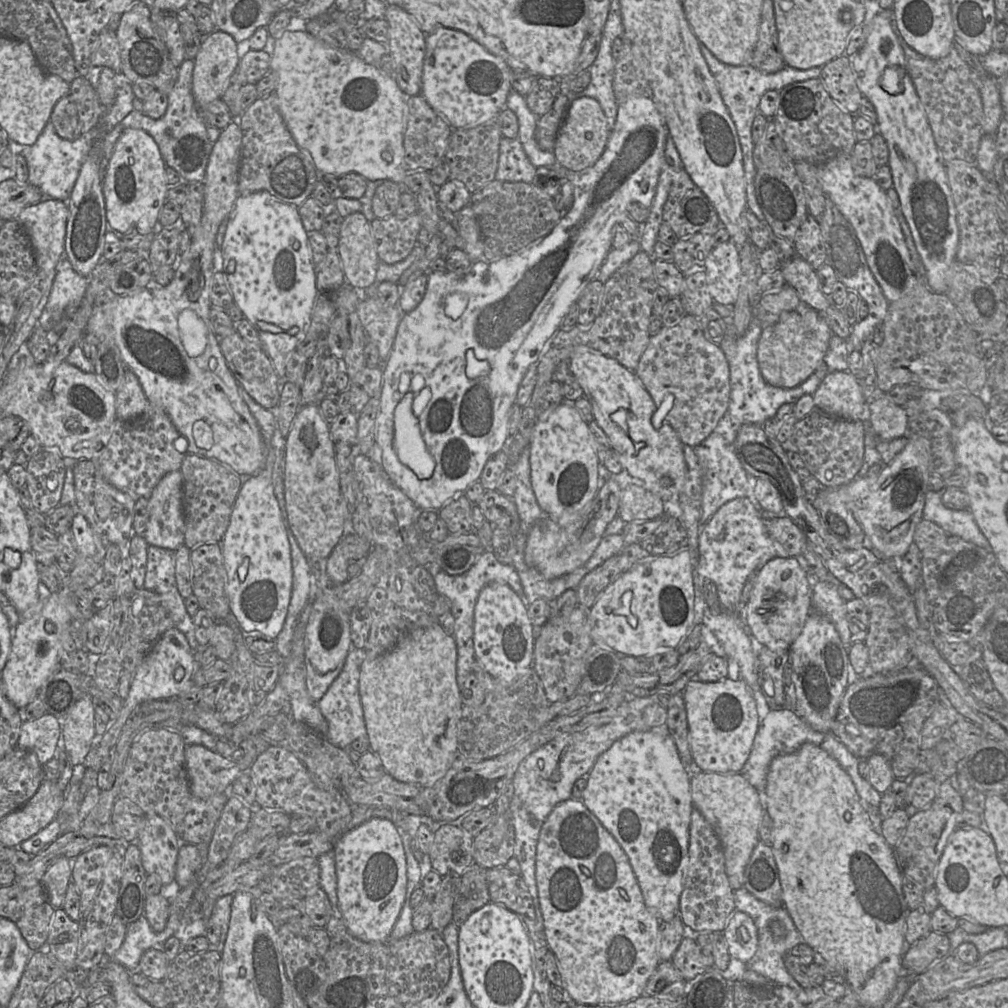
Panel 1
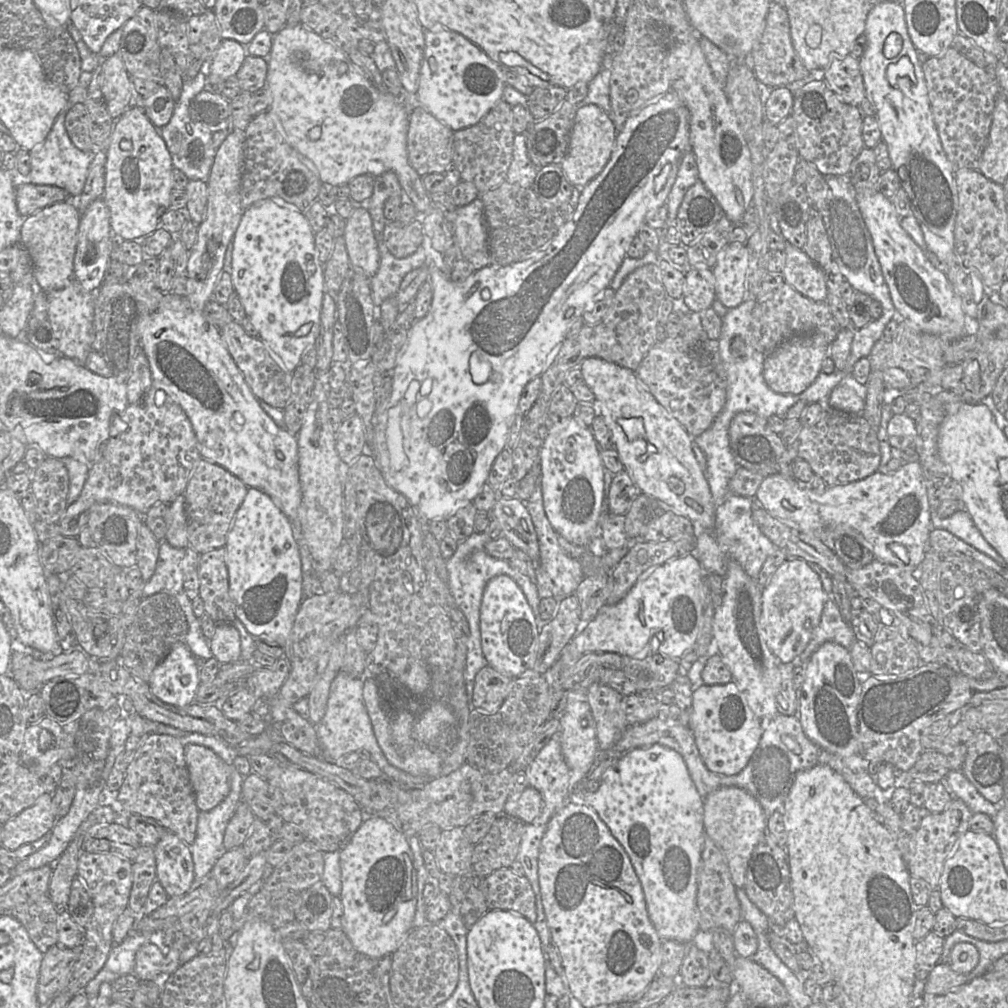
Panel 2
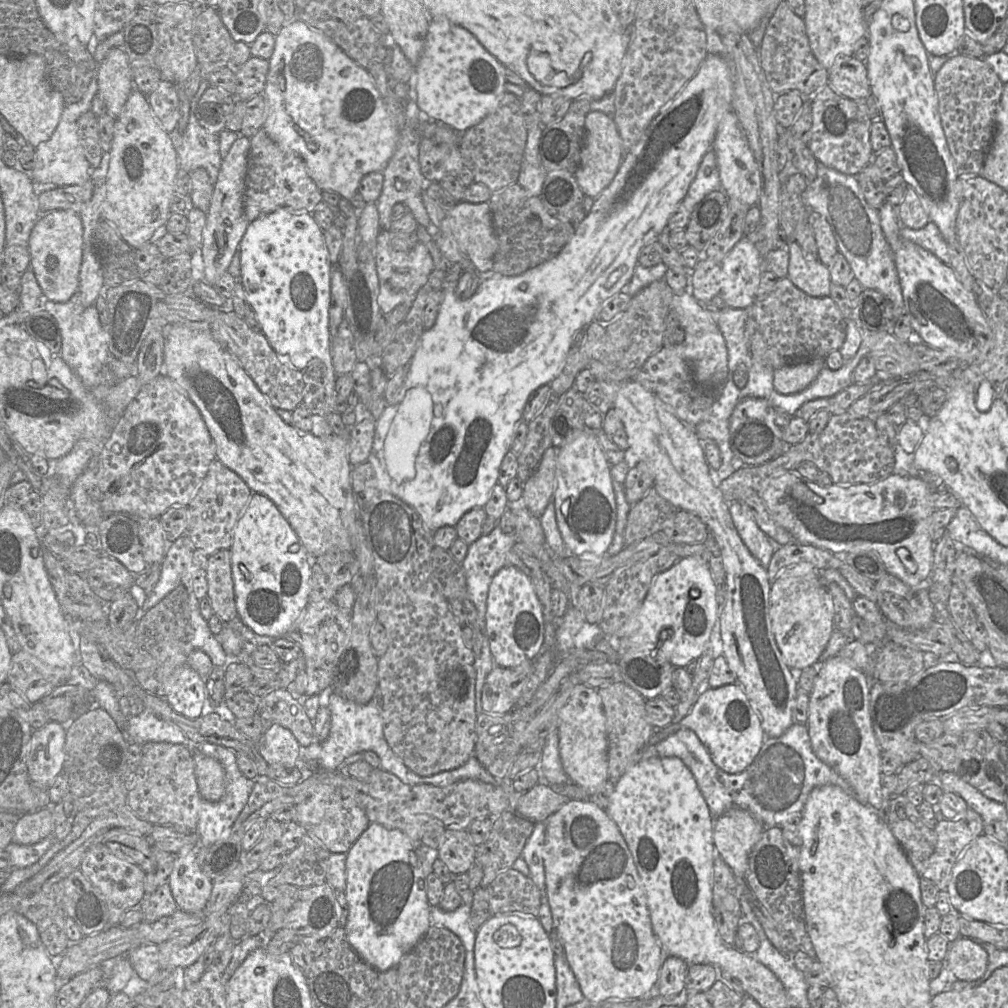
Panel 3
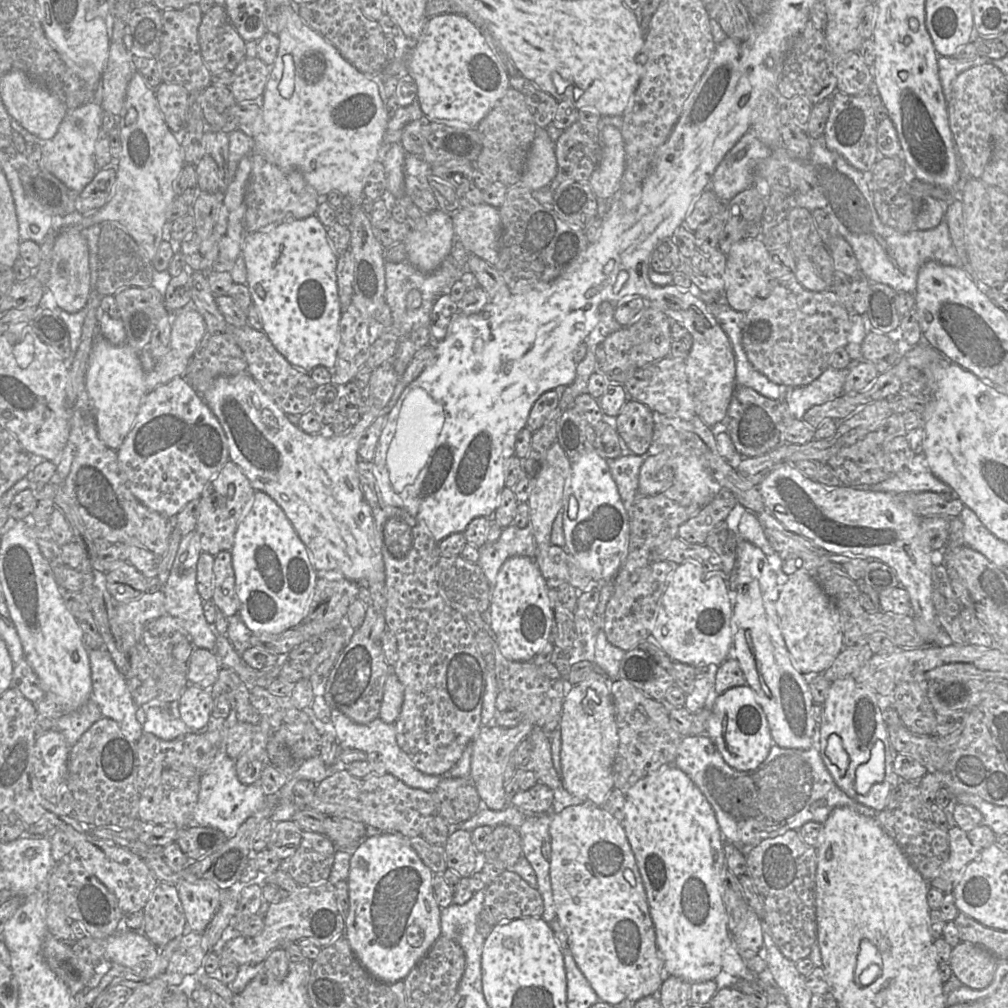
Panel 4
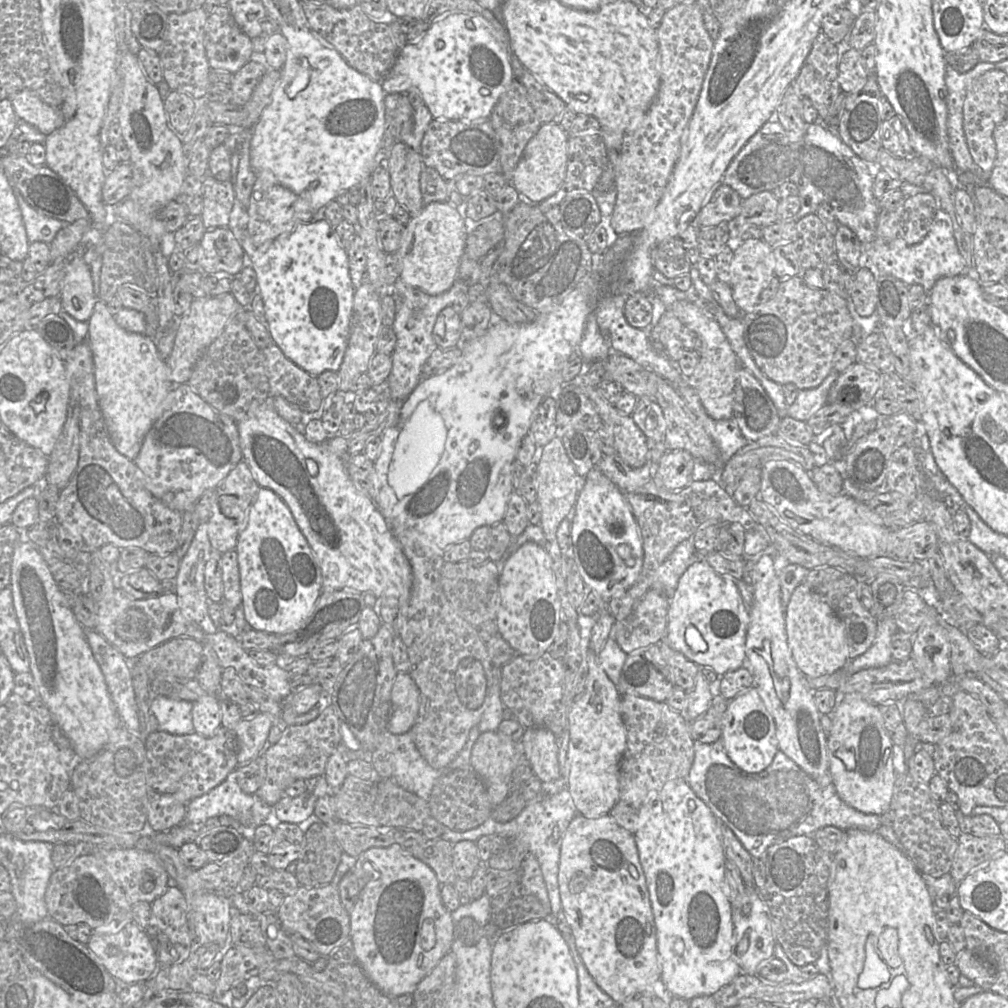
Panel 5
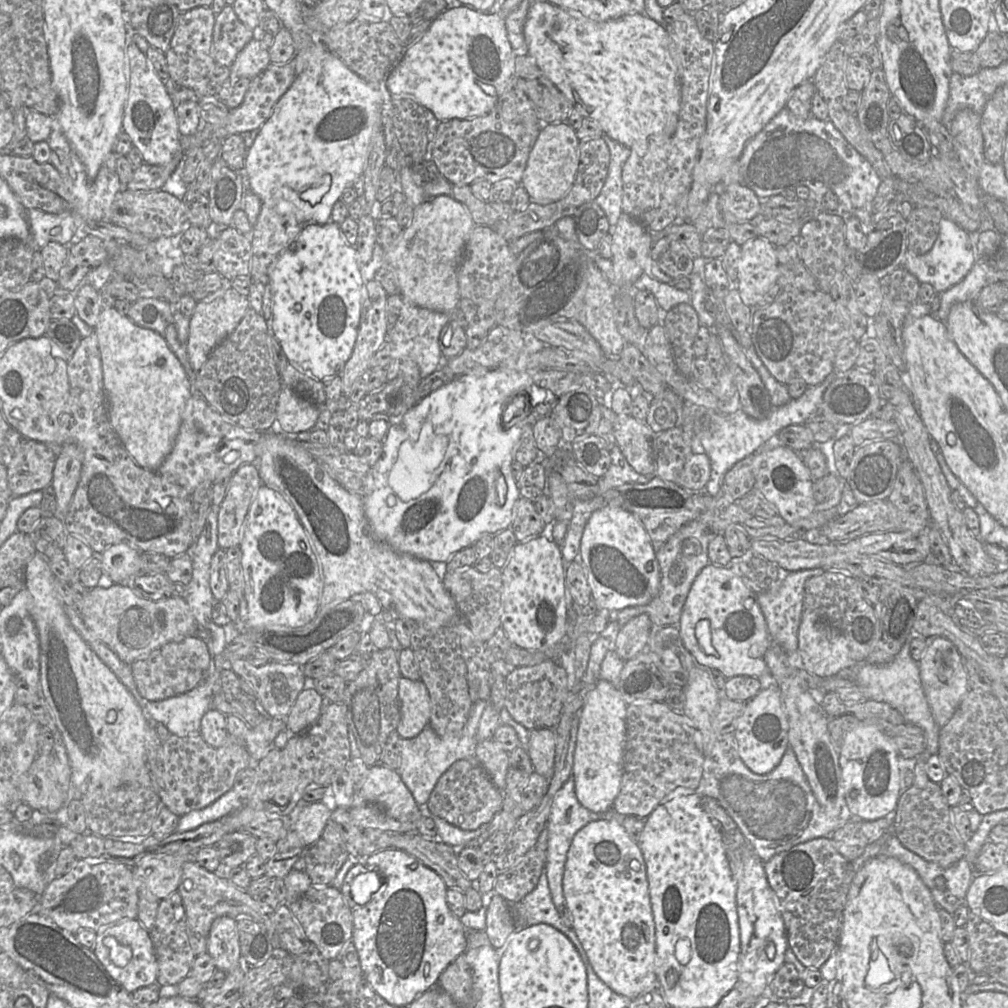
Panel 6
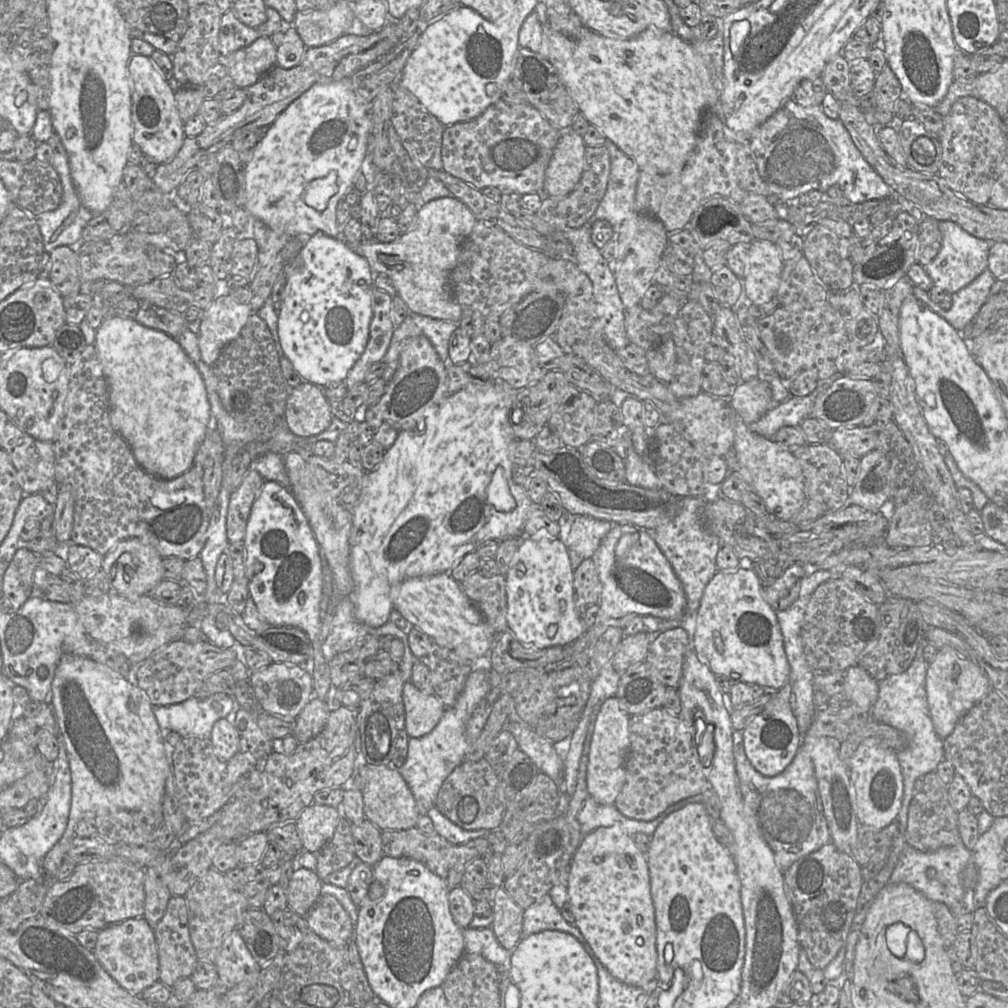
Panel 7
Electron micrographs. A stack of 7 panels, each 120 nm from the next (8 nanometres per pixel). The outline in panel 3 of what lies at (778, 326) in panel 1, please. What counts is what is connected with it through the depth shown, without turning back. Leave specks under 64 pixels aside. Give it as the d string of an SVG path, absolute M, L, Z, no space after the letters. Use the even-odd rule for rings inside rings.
M815 358L777 369L773 373L774 389L781 395L800 393L812 384L824 367L824 359Z

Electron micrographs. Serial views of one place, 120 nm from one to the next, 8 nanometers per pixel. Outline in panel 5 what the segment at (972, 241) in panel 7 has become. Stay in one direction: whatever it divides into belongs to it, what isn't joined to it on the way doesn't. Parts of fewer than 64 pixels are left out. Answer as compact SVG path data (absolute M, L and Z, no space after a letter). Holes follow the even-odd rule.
M940 209L935 215L935 220L925 238L913 245L908 245L900 236L887 244L887 250L879 256L876 263L876 275L891 275L911 286L919 284L929 292L935 282L942 277L952 277L966 272L966 265L959 252L956 239L954 237L953 225L950 216Z

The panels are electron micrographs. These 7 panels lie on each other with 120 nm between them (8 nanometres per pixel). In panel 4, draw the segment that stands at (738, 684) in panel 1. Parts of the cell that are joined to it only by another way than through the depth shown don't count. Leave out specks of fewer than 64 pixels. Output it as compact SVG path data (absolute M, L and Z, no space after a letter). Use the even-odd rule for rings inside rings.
M749 685L730 688L717 696L707 722L706 735L724 761L738 771L756 769L767 758L774 744L767 716Z

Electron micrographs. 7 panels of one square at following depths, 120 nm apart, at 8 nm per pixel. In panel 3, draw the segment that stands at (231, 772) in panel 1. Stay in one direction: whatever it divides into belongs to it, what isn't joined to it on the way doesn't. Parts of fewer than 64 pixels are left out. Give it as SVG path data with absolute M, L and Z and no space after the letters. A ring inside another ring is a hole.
M193 748L195 776L201 798L208 802L219 801L226 789L226 776L221 764Z

